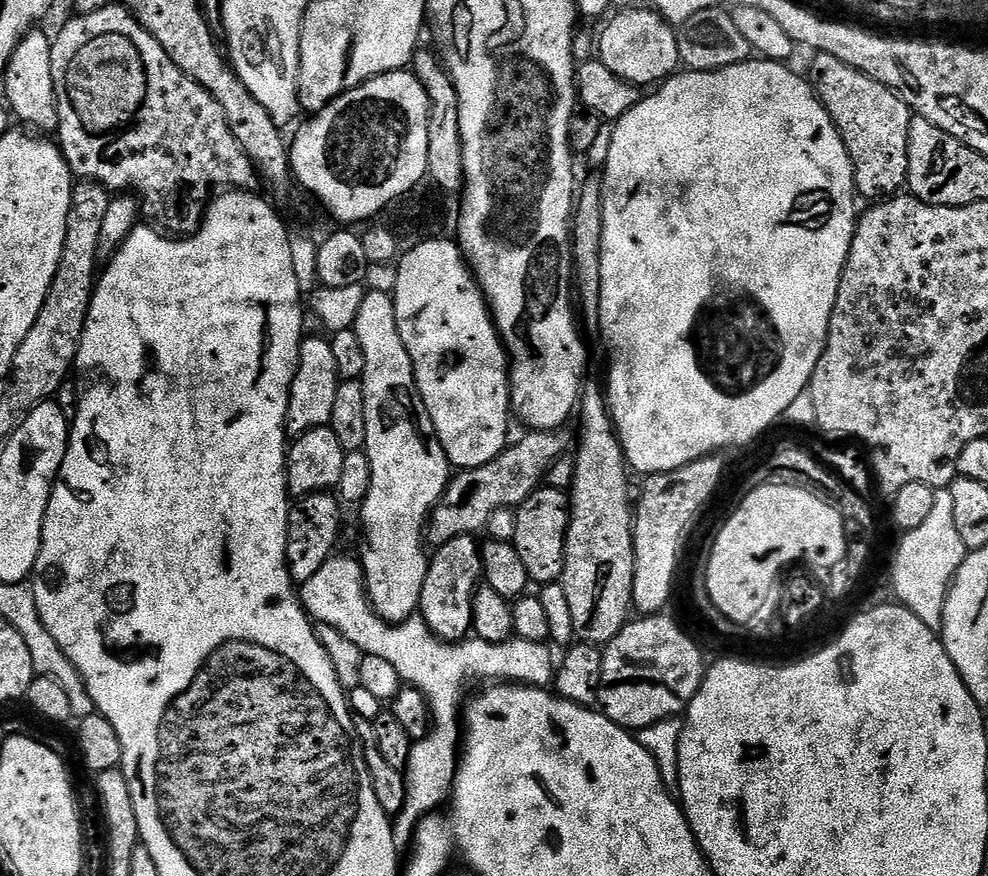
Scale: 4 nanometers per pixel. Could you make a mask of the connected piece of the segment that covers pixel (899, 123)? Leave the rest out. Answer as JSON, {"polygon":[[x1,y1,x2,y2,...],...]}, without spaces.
{"polygon":[[817,52,808,64,806,79,816,91,826,114,834,122,854,170,861,197,888,198,905,187,908,178,908,139,913,111,908,103,882,82,838,62,834,54]]}

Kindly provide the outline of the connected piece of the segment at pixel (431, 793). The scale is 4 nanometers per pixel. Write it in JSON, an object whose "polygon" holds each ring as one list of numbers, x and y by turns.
{"polygon":[[333,555,322,566,322,570,310,578,310,582,299,585,298,595,305,612,316,624,334,626,334,630,346,634,346,638,350,638,350,642,354,642,354,646,358,646,365,656,383,658,385,662,390,662,390,666,398,670,401,681,407,687,422,690,432,715,432,728,424,739,413,743,408,767,403,769,406,802,394,817,392,833,397,849,404,850,413,843,417,824,425,816,433,815,449,803,452,787,456,784,456,769,460,763,462,705,466,700,464,691,468,684,475,680,488,680,484,682,526,684,547,689,554,680,552,652,547,643,526,642,515,638,497,644,475,638,455,642,440,640,428,629,428,623,419,614,400,624,387,624,368,601,368,589,364,587,364,568,359,559,352,557,351,560,348,556,340,555]]}

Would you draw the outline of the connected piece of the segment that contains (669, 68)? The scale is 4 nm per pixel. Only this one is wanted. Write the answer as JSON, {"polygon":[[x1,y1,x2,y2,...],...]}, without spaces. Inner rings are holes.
{"polygon":[[626,8,615,14,617,16,598,32,598,58,610,74,618,74,618,78,637,86,656,86,677,75,681,62,673,25,650,8]]}

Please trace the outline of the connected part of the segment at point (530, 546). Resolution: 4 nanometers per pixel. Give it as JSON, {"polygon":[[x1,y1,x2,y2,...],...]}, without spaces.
{"polygon":[[549,486,537,488,526,502,515,509,514,538,510,541,526,566,526,574,533,585,557,583,564,574,564,543,568,533,570,496,567,491]]}

